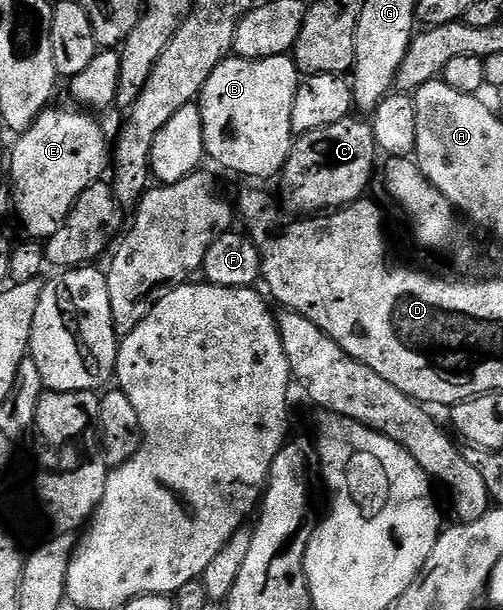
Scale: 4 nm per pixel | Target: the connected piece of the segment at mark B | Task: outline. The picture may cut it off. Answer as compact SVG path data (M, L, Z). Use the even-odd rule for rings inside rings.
M291 55L275 56L274 58L262 58L261 60L242 60L239 58L229 58L223 60L214 70L214 74L210 74L210 78L206 78L206 86L198 97L198 107L202 114L202 134L204 135L204 151L207 159L217 160L224 168L229 168L232 172L241 172L244 176L272 176L275 177L281 172L284 163L287 162L287 156L291 152L292 143L294 141L294 133L292 130L292 111L294 110L294 98L296 91L300 85L302 73L296 67L296 61Z

